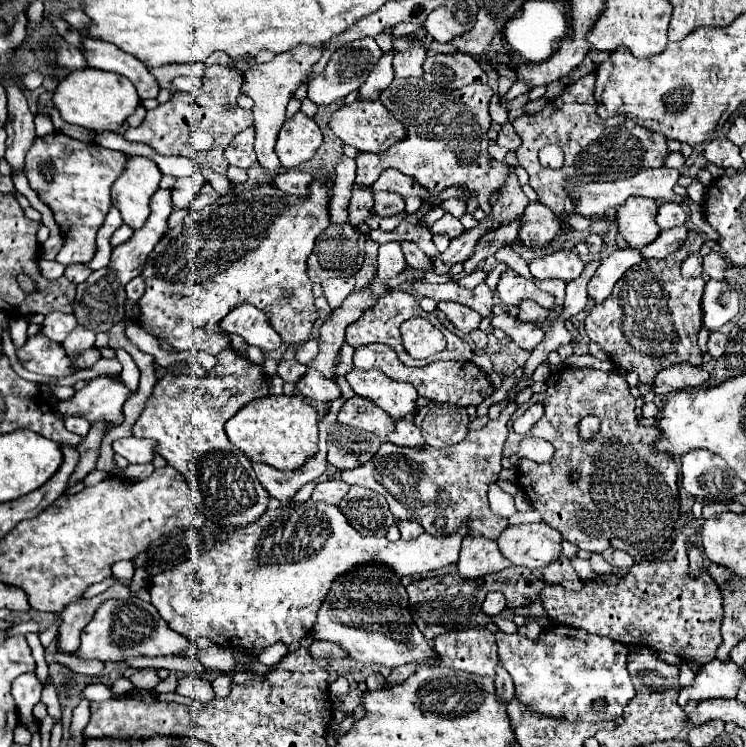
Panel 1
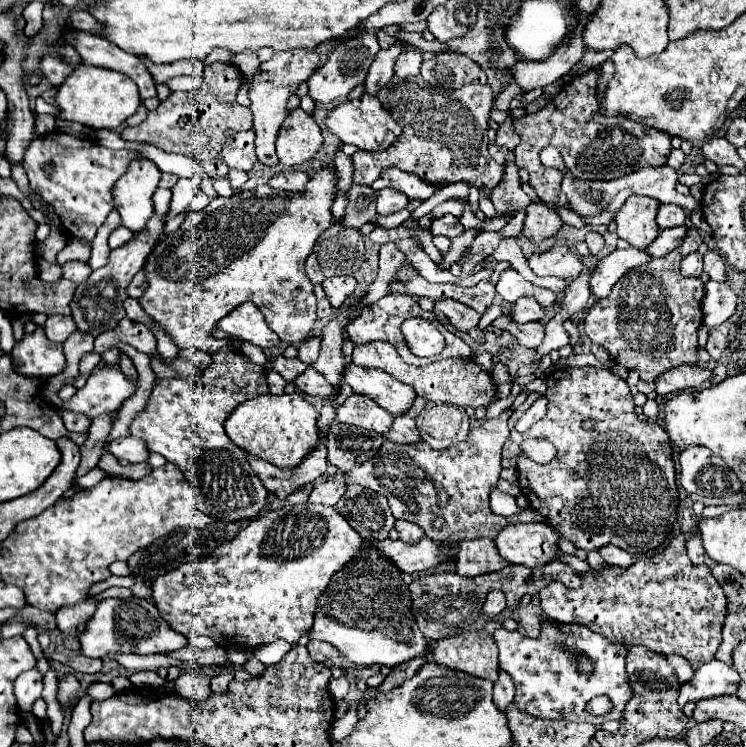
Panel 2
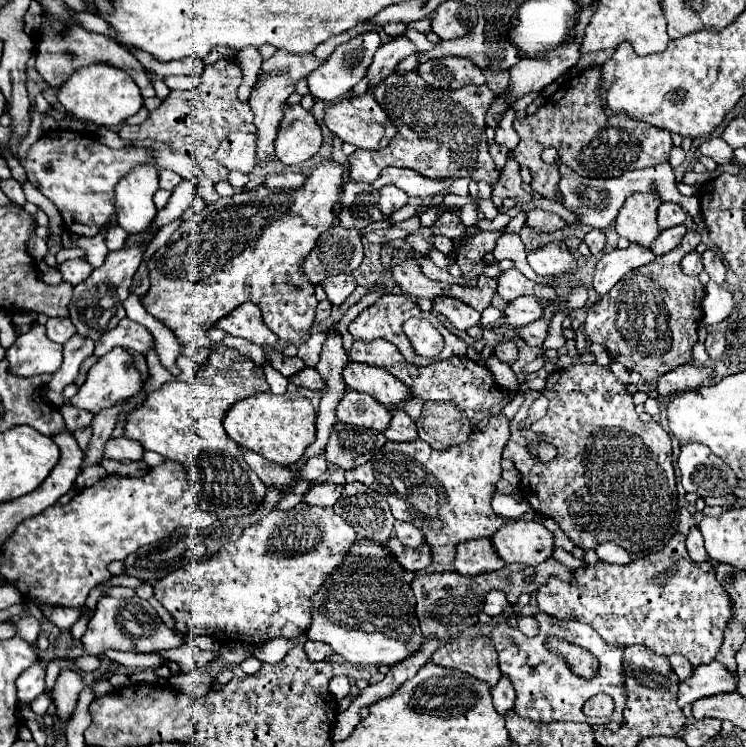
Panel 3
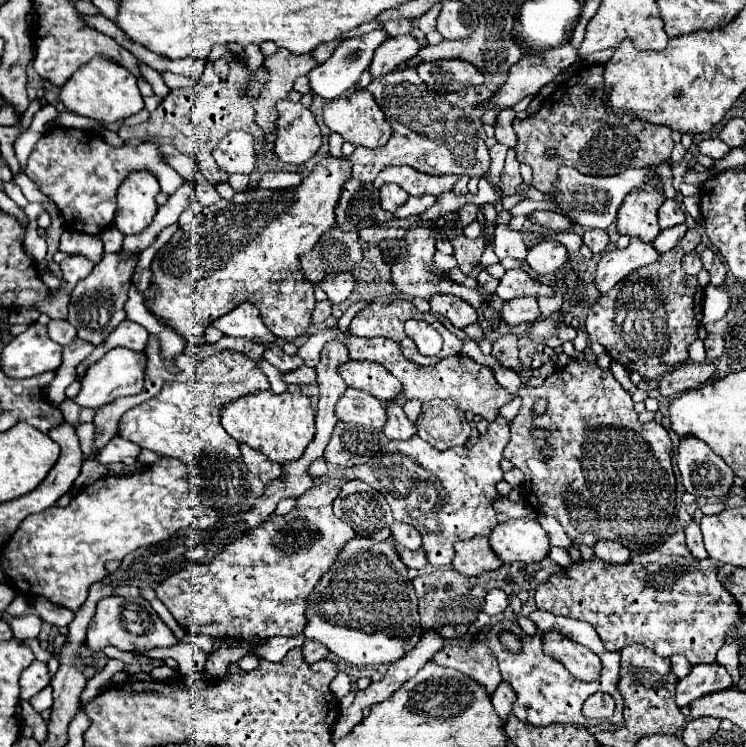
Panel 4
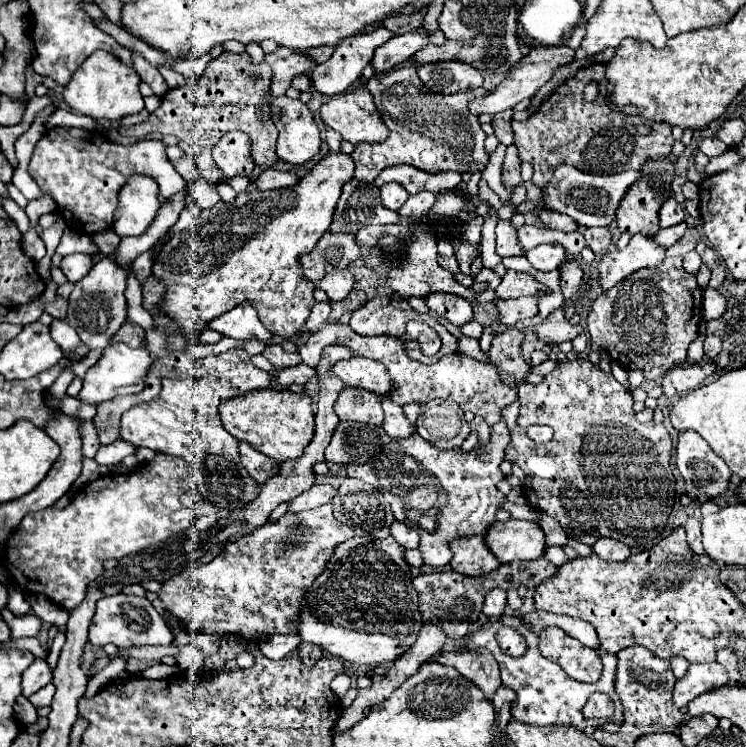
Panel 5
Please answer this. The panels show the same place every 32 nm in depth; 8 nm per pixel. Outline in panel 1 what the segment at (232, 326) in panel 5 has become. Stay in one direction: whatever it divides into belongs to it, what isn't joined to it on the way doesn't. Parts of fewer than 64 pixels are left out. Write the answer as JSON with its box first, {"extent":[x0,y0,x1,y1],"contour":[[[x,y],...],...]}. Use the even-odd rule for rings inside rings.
{"extent":[220,304,282,350],"contour":[[[242,304],[234,308],[220,322],[220,328],[228,334],[242,336],[248,344],[258,346],[262,350],[276,350],[282,344],[280,336],[272,330],[270,322],[266,322],[266,314],[262,314],[262,310],[250,304]]]}

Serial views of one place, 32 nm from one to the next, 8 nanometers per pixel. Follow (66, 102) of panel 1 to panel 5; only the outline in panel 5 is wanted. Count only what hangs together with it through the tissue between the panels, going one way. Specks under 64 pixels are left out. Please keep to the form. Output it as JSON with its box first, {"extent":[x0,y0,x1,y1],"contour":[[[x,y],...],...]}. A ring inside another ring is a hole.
{"extent":[64,50,144,120],"contour":[[[96,50],[78,70],[74,72],[72,80],[64,88],[64,102],[78,110],[80,114],[92,116],[92,118],[108,118],[108,120],[120,120],[128,114],[138,114],[144,108],[144,98],[138,90],[140,76],[134,68],[120,62],[114,54],[106,50]]]}

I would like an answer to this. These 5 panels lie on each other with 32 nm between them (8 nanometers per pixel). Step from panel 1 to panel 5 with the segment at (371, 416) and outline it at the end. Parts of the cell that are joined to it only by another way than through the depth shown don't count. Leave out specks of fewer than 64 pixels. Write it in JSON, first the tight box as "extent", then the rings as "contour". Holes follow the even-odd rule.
{"extent":[334,386,384,426],"contour":[[[346,386],[336,404],[334,410],[340,420],[352,420],[352,422],[364,422],[380,426],[384,420],[384,412],[380,406],[380,396],[372,394],[362,388],[350,388]]]}

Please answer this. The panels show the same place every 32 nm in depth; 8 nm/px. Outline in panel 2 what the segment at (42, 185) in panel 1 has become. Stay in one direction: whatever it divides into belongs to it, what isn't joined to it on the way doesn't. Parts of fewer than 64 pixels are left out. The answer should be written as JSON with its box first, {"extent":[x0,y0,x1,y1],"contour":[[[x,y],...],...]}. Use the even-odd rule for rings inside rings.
{"extent":[24,132,144,264],"contour":[[[52,132],[36,138],[24,156],[24,170],[30,180],[30,188],[36,190],[46,202],[50,202],[62,220],[64,234],[72,236],[64,250],[58,252],[58,264],[70,260],[88,262],[90,248],[86,246],[96,236],[98,228],[106,222],[108,214],[114,210],[112,188],[116,180],[126,174],[130,164],[144,158],[136,150],[110,150],[100,146],[96,140],[74,138],[64,132]]]}

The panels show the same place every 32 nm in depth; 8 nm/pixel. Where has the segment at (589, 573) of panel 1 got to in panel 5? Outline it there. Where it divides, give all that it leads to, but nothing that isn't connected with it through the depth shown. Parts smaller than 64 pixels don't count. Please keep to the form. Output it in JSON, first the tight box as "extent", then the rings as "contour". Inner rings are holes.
{"extent":[544,546,568,566],"contour":[[[550,546],[548,550],[546,550],[546,556],[544,558],[548,558],[552,564],[556,564],[556,566],[562,566],[564,562],[568,562],[568,556],[564,554],[564,550],[562,548],[558,548],[558,546]]]}

